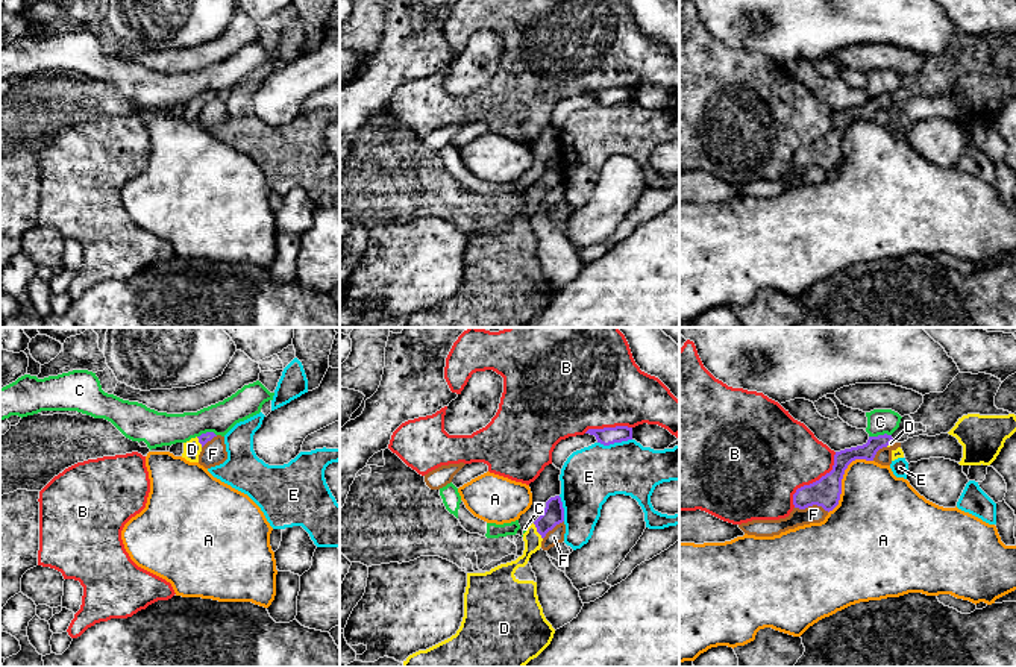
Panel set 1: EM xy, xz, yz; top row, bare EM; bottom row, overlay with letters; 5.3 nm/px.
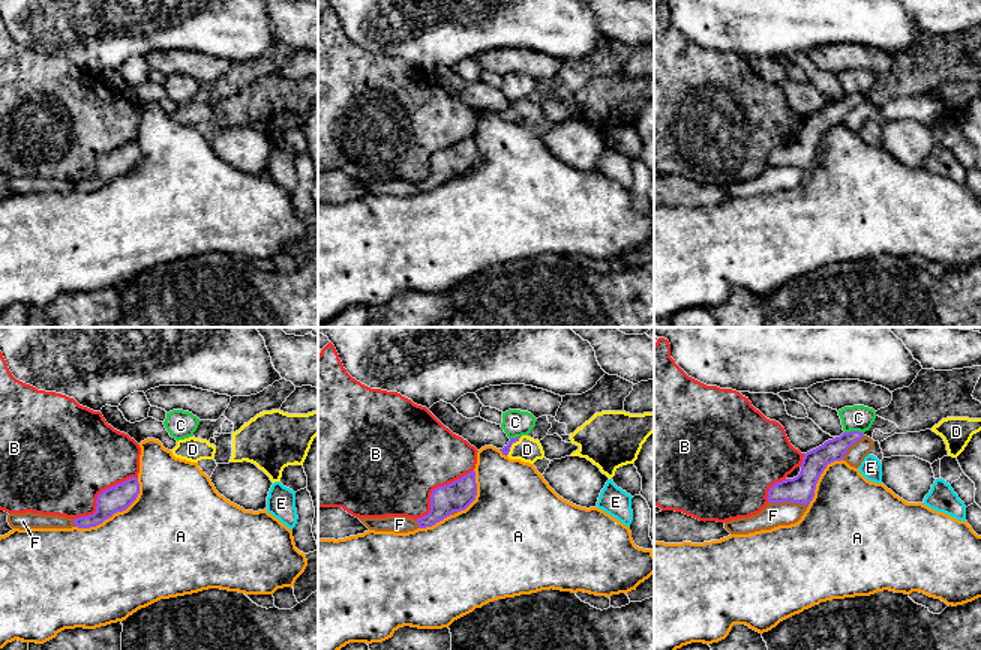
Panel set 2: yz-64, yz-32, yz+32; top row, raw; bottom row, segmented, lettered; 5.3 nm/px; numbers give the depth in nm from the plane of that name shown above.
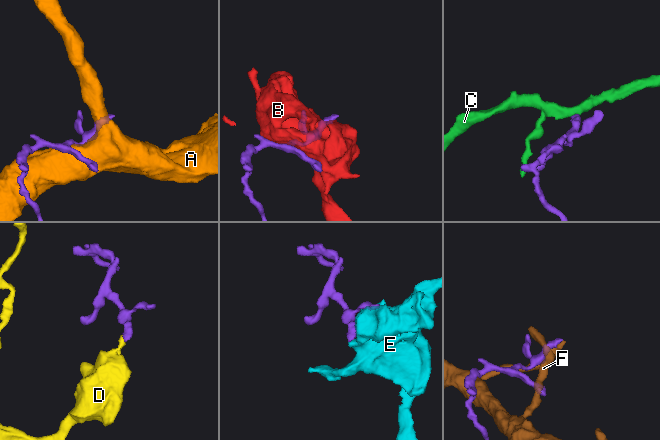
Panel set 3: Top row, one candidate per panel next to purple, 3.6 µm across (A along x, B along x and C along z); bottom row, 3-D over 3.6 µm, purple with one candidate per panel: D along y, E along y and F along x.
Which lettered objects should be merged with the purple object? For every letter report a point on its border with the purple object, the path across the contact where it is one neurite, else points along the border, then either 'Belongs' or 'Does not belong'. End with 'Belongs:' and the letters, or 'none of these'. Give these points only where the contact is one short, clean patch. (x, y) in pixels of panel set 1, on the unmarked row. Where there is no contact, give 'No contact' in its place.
A: Touches purple at yz (842, 138). Does not belong
B: Touches purple at yz (813, 143). Does not belong
C: Touches purple at yz (880, 96). Does not belong
D: Touches purple at xz (537, 191). Path across: xz (554, 173), (537, 191), (533, 200). Belongs
E: Touches purple at xz (614, 102). Does not belong
F: Touches purple at yz (812, 165). Does not belong
Belongs: D

